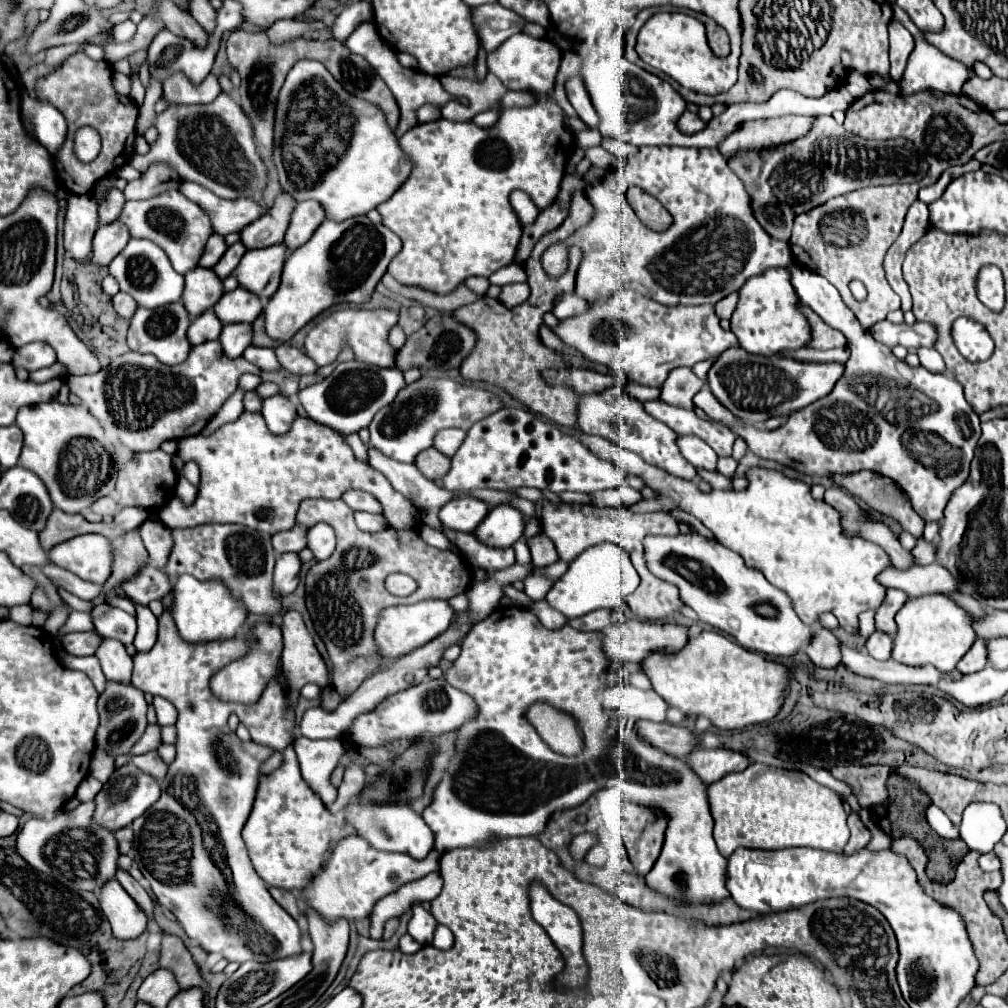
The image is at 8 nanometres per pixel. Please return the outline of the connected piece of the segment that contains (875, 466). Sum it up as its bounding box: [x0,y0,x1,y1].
[694,264,980,520]

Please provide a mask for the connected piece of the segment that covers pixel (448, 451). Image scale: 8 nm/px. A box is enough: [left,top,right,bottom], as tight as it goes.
[434,428,466,458]

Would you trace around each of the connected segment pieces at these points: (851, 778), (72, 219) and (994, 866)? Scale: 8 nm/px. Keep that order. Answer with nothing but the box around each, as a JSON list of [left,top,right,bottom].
[[832,766,890,808],[64,194,98,262],[980,850,1000,872]]

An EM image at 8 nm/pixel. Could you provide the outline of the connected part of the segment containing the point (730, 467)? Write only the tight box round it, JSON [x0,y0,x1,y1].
[716,458,736,476]

